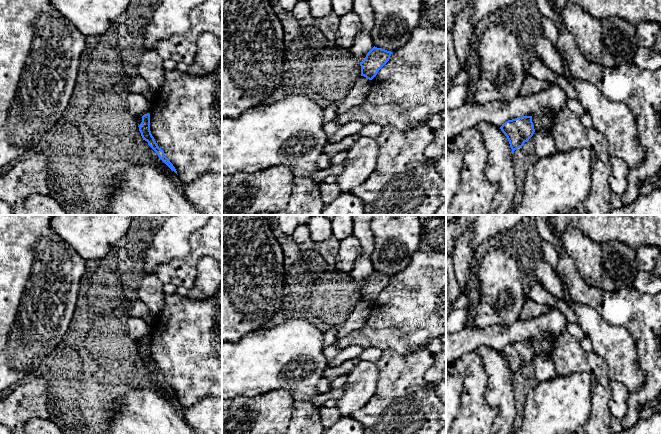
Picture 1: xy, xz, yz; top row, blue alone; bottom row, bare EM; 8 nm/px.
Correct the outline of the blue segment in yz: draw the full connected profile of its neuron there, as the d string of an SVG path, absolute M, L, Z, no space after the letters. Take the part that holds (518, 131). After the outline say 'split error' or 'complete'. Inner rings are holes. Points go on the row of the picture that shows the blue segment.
M521 116L508 120L500 129L507 137L513 154L514 151L522 147L535 132L532 116Z; complete

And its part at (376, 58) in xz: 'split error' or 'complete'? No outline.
complete

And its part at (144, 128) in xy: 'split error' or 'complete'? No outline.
complete

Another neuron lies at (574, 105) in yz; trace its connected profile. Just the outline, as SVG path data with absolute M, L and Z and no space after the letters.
M567 98L567 106L579 118L586 112L578 100Z

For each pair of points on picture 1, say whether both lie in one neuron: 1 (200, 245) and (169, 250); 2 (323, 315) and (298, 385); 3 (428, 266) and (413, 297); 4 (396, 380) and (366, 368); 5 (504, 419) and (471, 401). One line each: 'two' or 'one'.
1: two
2: two
3: one
4: two
5: two

